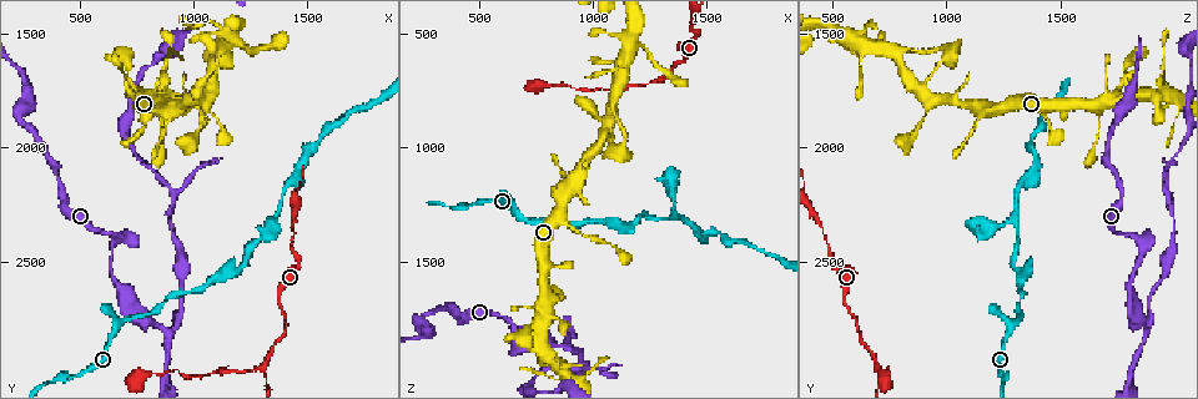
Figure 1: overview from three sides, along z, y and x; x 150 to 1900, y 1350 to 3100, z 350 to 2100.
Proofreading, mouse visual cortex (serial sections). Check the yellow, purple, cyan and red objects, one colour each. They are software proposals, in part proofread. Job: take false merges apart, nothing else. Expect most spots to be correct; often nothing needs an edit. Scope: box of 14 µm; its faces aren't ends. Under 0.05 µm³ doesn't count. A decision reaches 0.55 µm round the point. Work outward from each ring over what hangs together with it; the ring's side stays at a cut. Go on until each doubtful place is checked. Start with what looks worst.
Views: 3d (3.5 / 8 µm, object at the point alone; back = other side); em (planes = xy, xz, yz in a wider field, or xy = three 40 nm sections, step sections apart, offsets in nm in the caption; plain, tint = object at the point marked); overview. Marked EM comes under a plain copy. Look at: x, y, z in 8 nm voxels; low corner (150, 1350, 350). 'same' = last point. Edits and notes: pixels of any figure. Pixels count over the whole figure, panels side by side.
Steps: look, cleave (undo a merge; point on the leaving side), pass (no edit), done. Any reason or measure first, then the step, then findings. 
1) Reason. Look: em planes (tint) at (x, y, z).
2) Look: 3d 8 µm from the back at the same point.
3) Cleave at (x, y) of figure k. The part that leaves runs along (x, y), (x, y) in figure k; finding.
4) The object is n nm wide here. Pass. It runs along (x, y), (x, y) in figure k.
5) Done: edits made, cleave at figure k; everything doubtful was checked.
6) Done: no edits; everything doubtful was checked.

Three-way junction. Look: 3d 8 µm at (1300, 2970, 690).

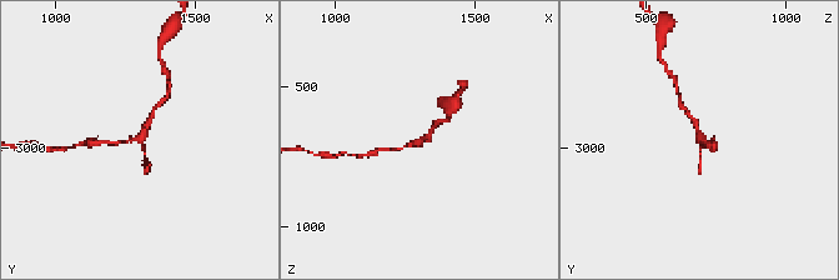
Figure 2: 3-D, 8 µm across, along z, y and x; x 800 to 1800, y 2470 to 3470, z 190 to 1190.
Look: 3d 3.5 µm at (1300, 2960, 700).

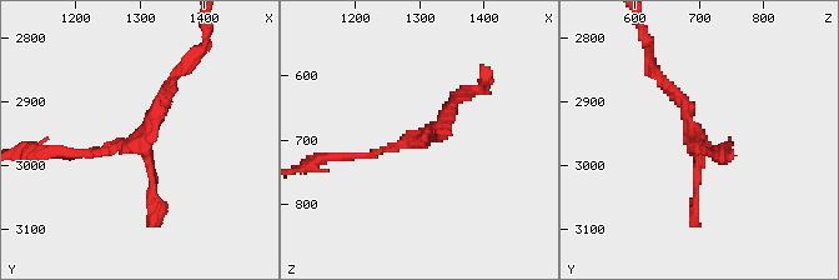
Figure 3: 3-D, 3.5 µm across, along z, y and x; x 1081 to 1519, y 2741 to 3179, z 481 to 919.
Now the EM. Look: em xy step 5 (tint) at (1300, 2960, 695).

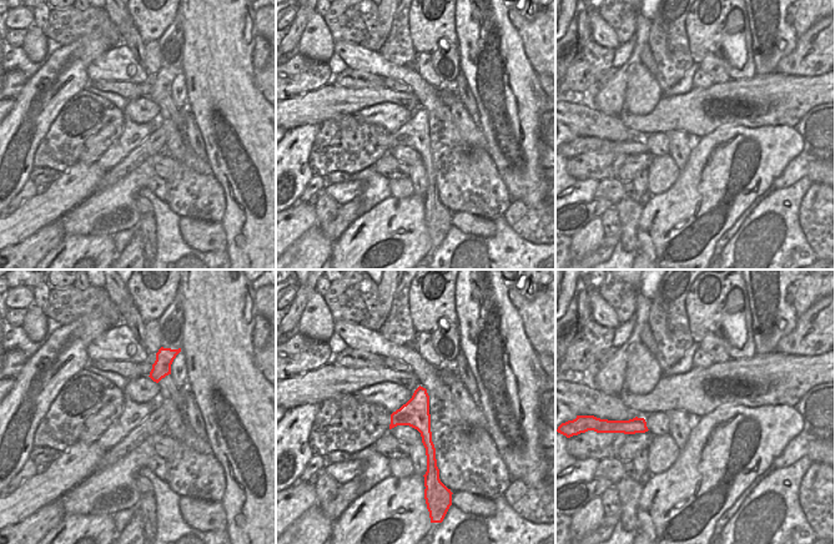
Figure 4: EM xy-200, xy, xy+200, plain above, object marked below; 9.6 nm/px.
The arms are 100, 100, 150 nm wide. Pass. It runs along (177, 75), (135, 144), (63, 151) in figure 3; all the same cell.

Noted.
Three arms meet. Look: 3d 3.5 µm at (900, 2800, 1870).

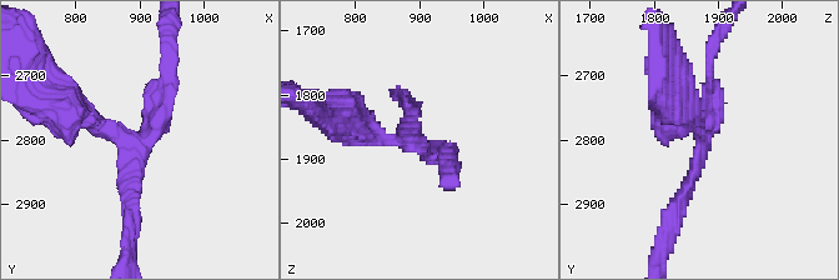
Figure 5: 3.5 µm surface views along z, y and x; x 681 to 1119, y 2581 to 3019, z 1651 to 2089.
3 arms meet here; the arms are 200, 200, 300 nm wide. Look: em xy step 5 (tint) at (895, 2810, 1875).

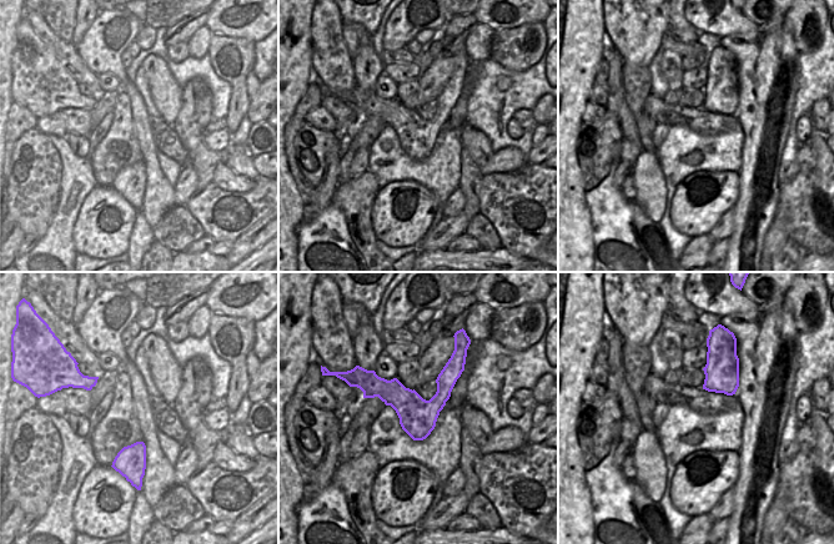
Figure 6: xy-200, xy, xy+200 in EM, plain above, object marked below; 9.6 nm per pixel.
Pass. It runs along (65, 111), (145, 143), (169, 78) in figure 5; one cell here.

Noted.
Three-way junction. Look: 3d 3.5 µm at (900, 2210, 1970).

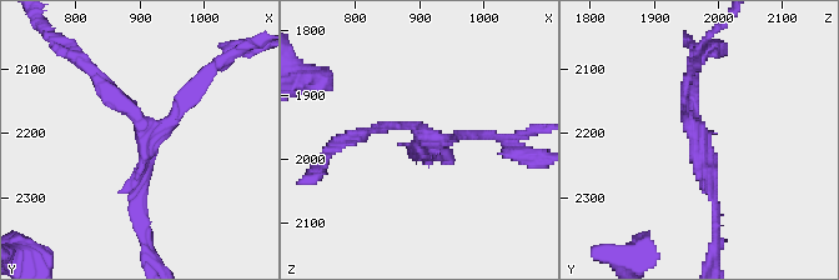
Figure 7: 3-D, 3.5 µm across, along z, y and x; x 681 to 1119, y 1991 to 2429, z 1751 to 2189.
3 arms meet here; the arms are 100, 150, 150 nm wide; shape alone is not enough. Look: em xy step 5 (tint) at (910, 2220, 1970).

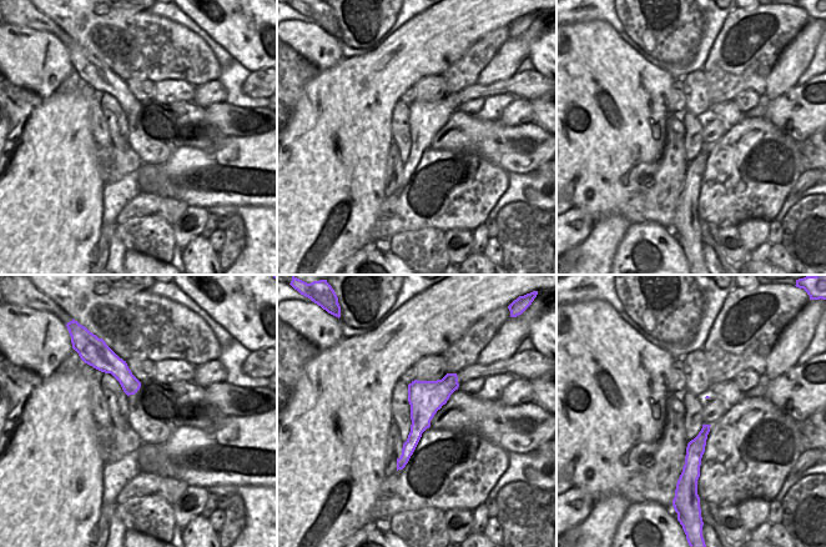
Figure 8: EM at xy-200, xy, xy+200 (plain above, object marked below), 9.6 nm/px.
Pass. It runs along (141, 221), (145, 129), (99, 79) in figure 7; continuous, no second cell.

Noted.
Done: no edits; everything doubtful was checked.

